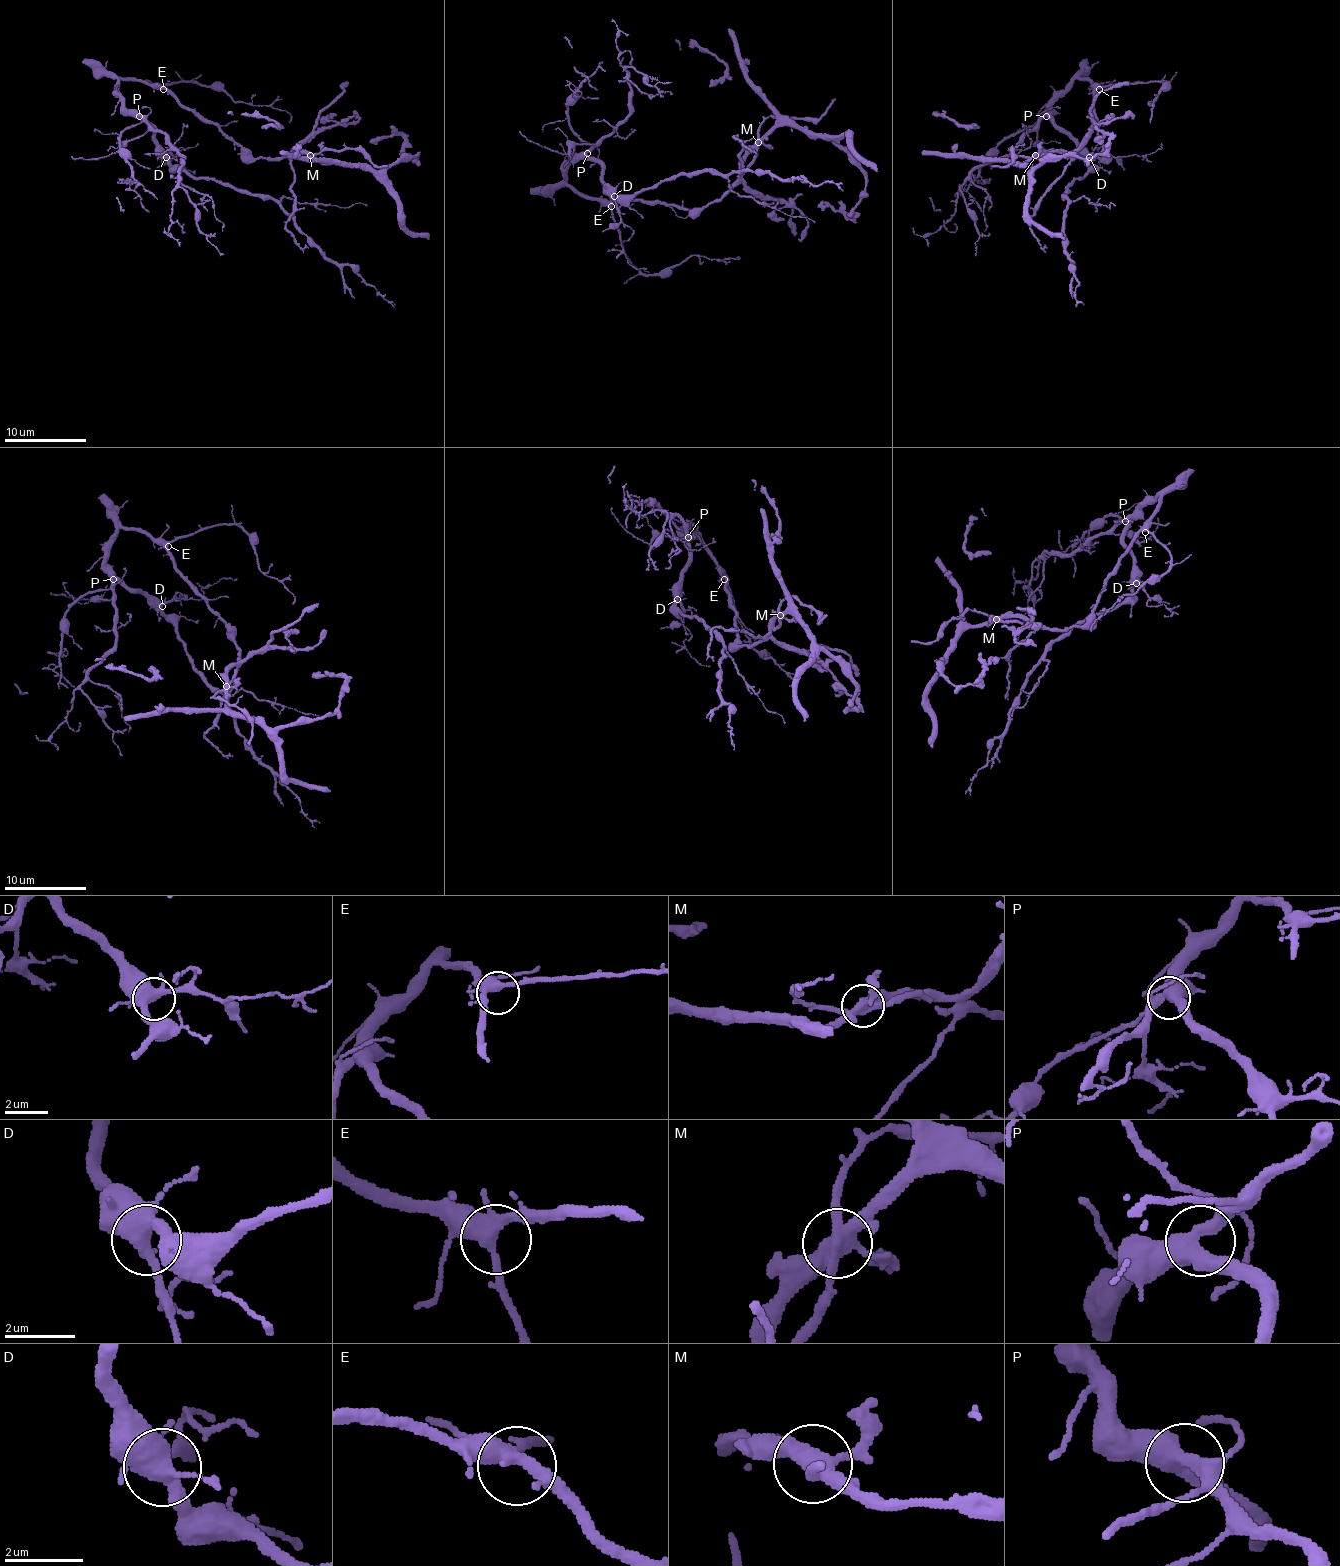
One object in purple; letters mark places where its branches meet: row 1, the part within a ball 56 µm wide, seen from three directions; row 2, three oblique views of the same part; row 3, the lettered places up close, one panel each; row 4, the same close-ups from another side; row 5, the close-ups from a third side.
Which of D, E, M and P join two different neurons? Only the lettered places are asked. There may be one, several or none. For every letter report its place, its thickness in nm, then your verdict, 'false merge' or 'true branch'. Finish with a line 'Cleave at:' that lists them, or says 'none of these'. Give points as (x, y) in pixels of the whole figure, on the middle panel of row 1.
D: at (614, 196); 440 nm thick; true branch
E: at (611, 206); 360 nm thick; true branch
M: at (758, 142); 440 nm thick; false merge
P: at (587, 153); 480 nm thick; true branch
Cleave at: M

